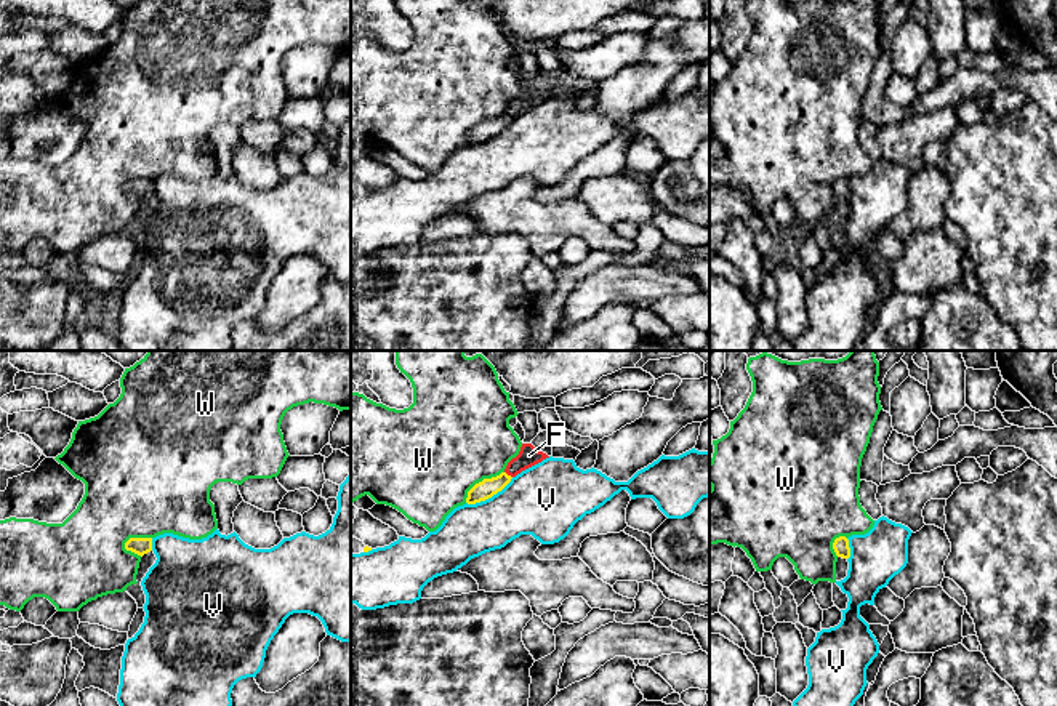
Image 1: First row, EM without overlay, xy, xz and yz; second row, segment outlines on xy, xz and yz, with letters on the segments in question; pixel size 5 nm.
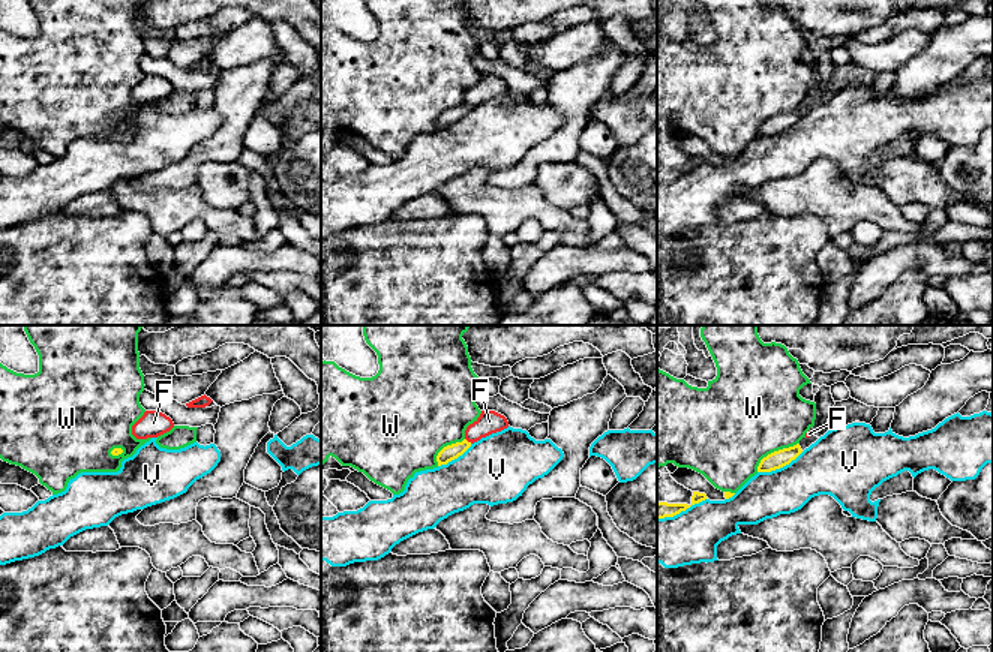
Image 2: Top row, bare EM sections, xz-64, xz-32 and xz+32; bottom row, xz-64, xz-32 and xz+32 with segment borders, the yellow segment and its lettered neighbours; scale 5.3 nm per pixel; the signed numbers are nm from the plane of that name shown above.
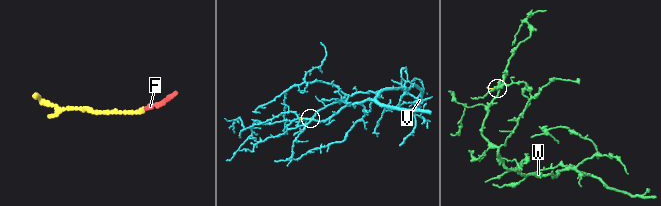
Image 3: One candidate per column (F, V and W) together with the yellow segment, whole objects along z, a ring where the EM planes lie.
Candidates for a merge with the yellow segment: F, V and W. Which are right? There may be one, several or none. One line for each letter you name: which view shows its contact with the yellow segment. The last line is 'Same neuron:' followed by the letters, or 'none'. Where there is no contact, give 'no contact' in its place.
F: meets yellow in xz
Same neuron: F

